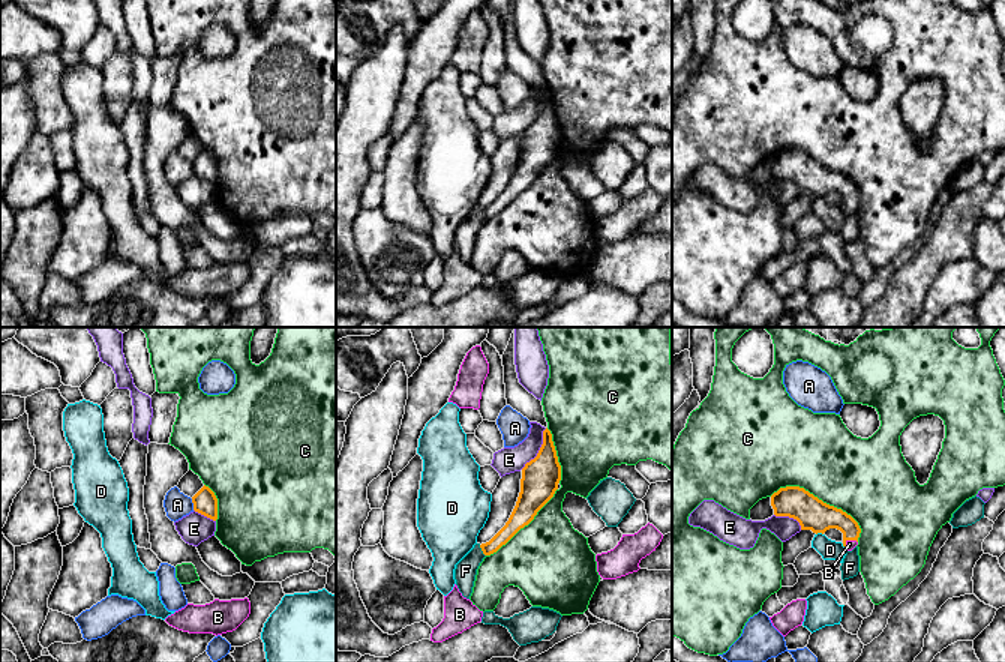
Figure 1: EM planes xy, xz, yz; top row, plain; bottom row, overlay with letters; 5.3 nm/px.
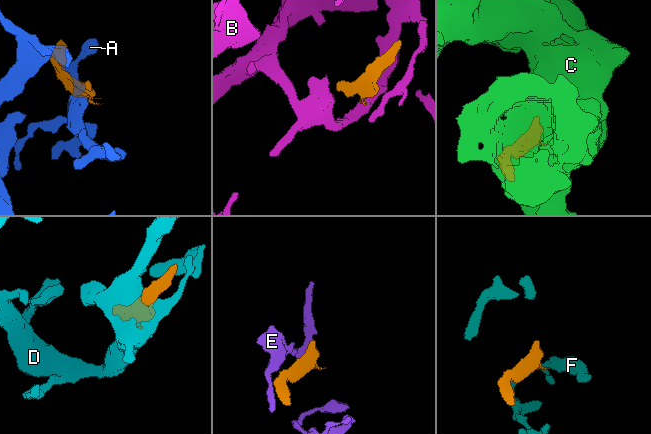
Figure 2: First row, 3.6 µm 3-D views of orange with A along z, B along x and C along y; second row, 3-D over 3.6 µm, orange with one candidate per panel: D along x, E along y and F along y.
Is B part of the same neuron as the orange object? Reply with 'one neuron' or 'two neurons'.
one neuron

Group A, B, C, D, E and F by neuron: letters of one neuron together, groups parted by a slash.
A / B / C / D / E / F

